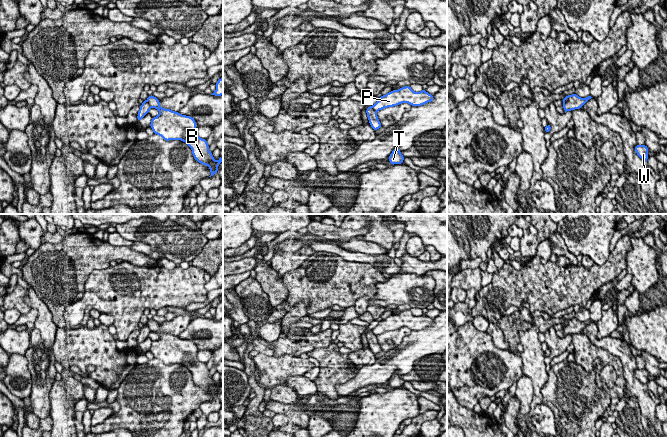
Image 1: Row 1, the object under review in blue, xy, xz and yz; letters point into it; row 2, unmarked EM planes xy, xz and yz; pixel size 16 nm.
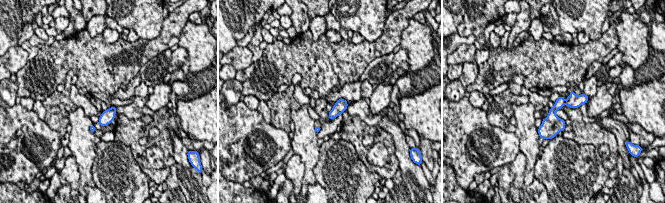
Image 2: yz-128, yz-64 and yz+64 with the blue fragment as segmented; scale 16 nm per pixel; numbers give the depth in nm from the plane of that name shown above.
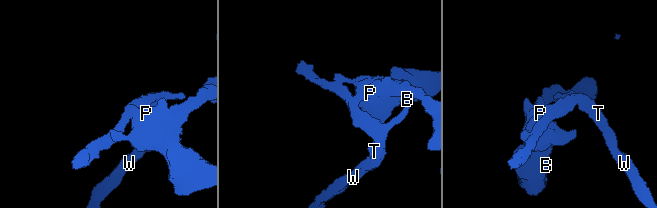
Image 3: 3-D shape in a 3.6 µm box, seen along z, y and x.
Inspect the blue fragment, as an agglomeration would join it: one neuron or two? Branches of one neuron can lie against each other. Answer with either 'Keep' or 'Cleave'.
Cleave

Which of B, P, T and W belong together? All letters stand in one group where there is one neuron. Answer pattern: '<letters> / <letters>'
B P / T W

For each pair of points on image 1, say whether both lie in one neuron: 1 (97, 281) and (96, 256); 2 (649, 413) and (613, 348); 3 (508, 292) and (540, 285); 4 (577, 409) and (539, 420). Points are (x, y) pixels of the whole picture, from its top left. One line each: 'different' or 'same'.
1: different
2: same
3: same
4: different

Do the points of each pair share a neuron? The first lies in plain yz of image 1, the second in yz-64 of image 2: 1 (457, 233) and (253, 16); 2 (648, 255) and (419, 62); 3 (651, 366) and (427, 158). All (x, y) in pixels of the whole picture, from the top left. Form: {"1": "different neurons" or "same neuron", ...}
{"1": "different neurons", "2": "same neuron", "3": "same neuron"}

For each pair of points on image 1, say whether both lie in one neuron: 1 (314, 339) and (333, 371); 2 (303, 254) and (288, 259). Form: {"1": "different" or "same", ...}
{"1": "same", "2": "same"}

